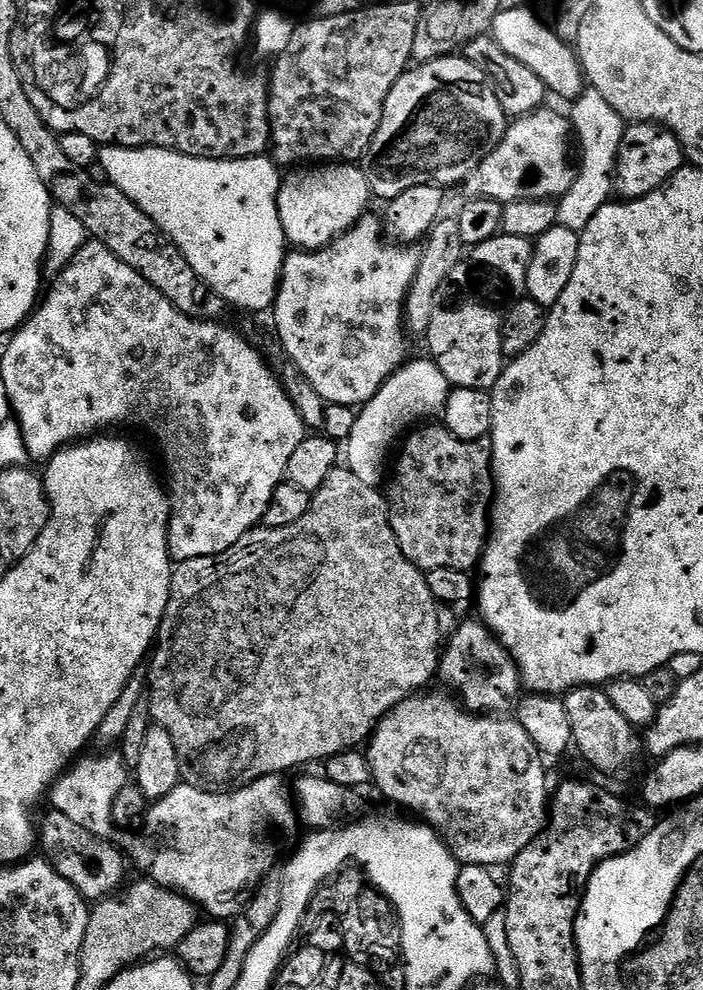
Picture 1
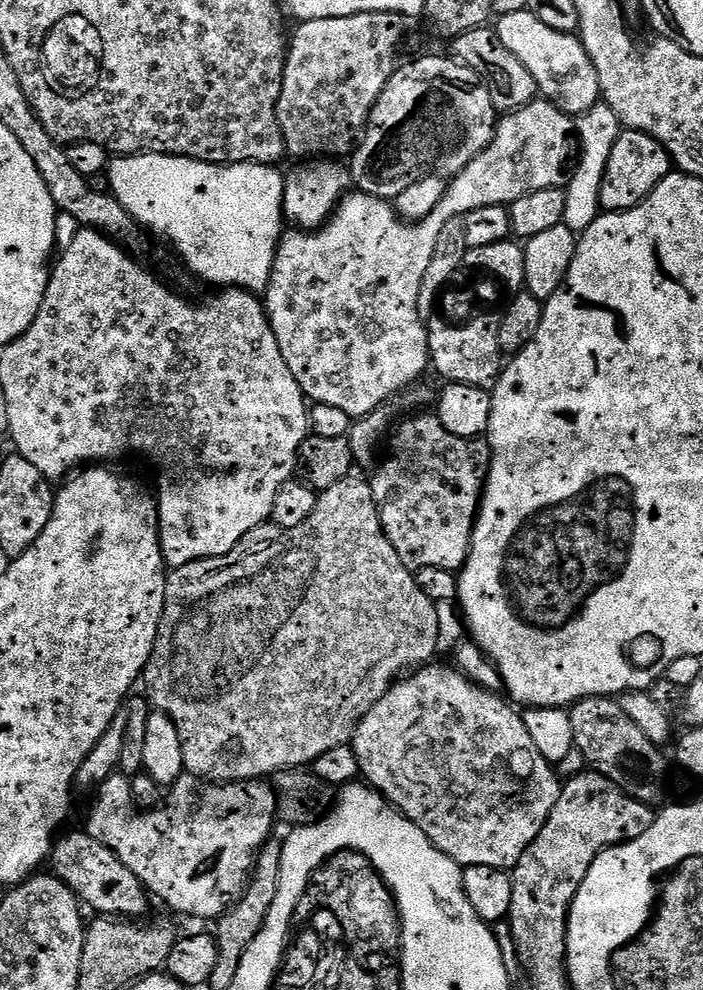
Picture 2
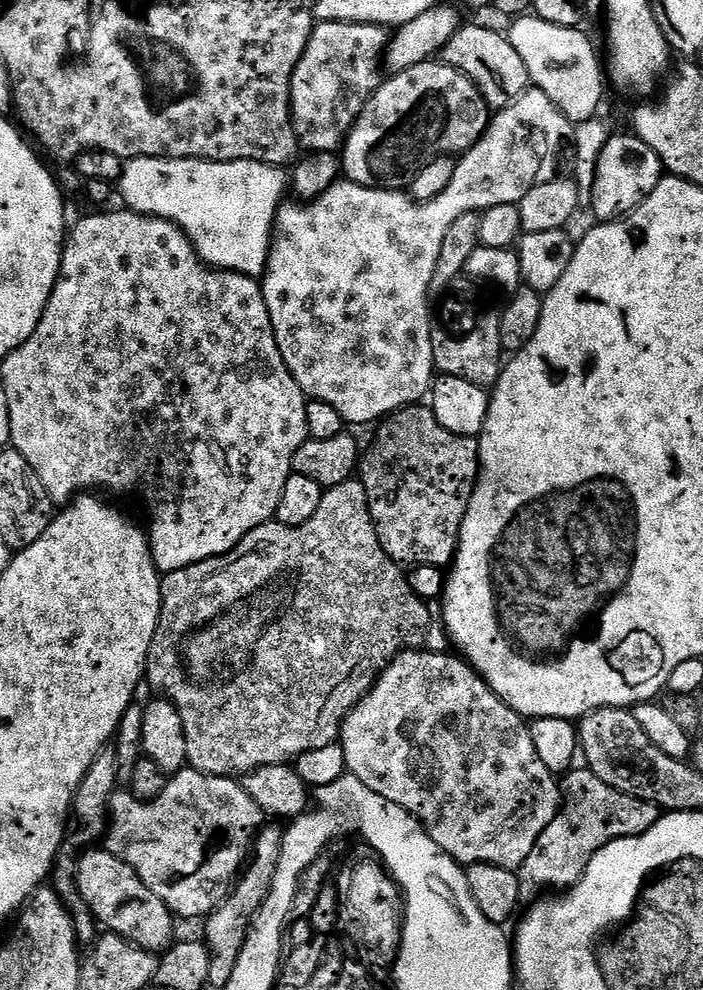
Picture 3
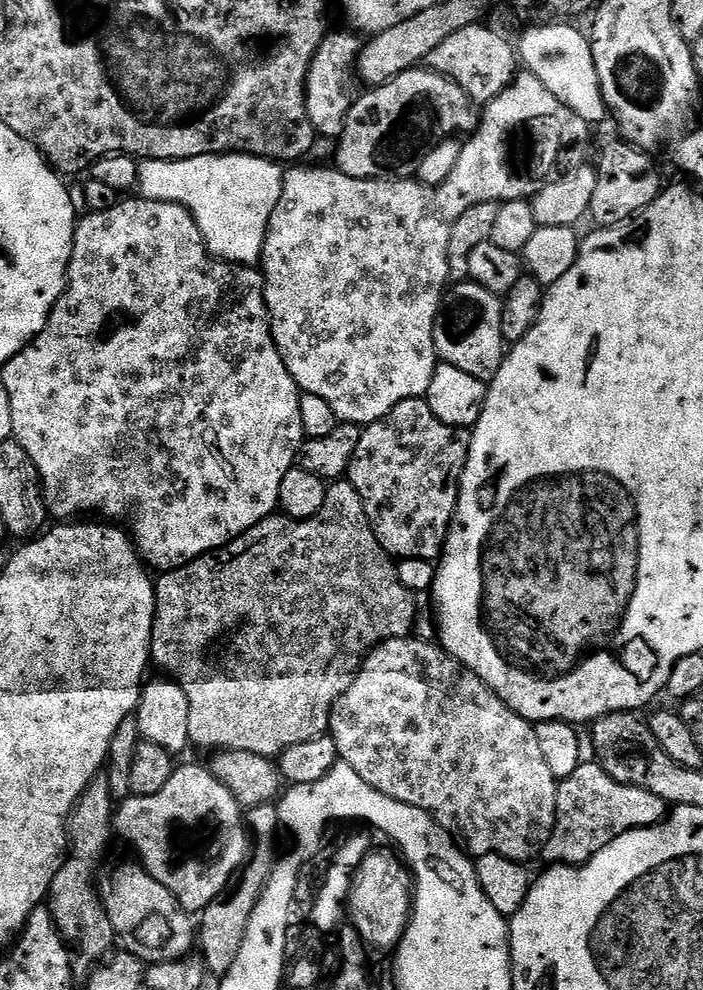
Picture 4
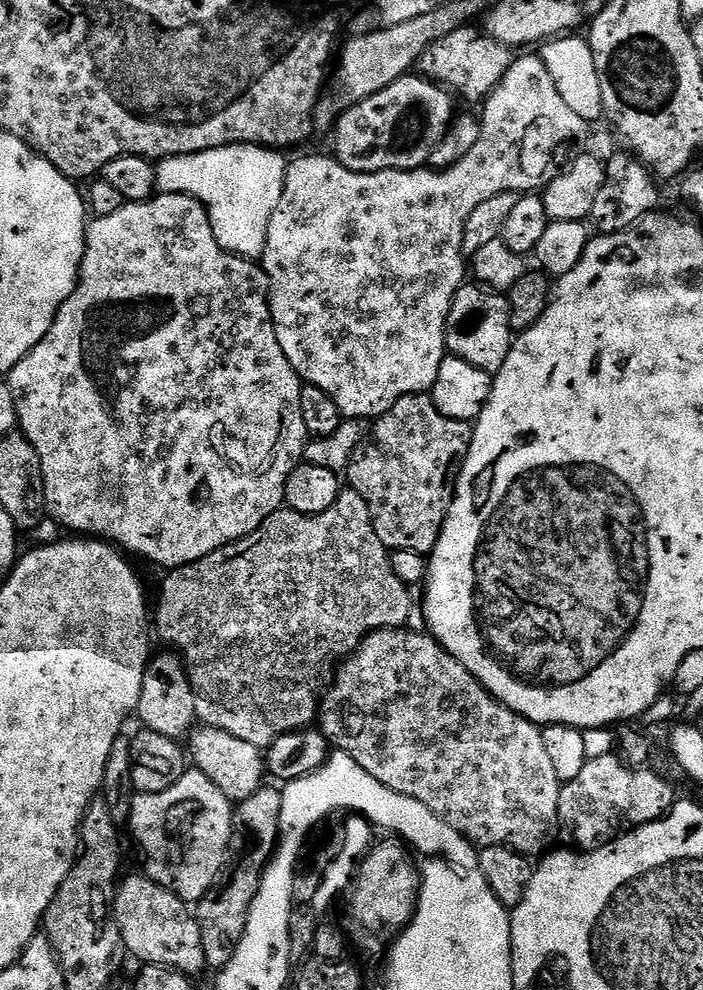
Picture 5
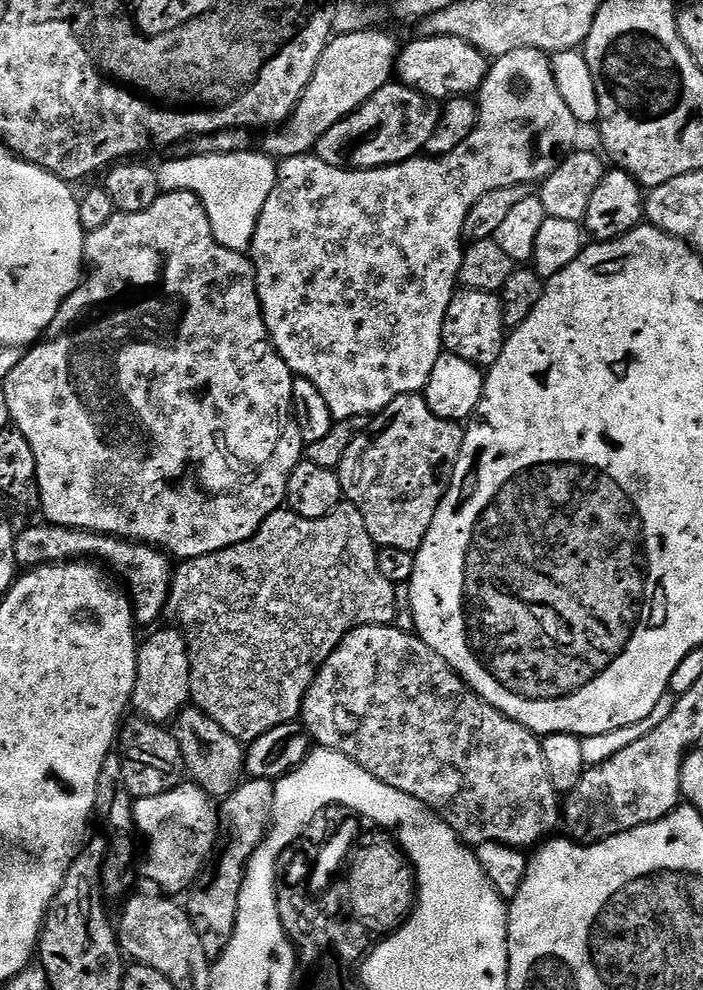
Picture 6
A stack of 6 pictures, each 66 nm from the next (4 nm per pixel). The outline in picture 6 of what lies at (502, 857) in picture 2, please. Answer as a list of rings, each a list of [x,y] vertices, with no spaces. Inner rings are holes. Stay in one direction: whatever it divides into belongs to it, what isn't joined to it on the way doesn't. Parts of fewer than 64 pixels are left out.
[[[371,624],[370,626],[362,626],[356,628],[350,634],[346,634],[346,638],[336,647],[334,654],[330,654],[330,658],[326,658],[326,662],[318,670],[318,674],[314,678],[314,682],[310,686],[310,690],[304,696],[304,711],[302,713],[302,727],[313,741],[321,748],[329,748],[335,752],[341,752],[349,756],[354,762],[358,762],[358,766],[362,766],[362,770],[366,770],[370,774],[374,774],[376,780],[381,780],[386,786],[394,786],[394,790],[402,790],[402,794],[410,794],[414,798],[418,798],[418,802],[422,802],[426,807],[432,809],[437,816],[440,817],[444,823],[450,825],[451,828],[456,831],[457,836],[469,846],[475,846],[478,844],[485,844],[486,842],[498,842],[499,844],[505,844],[511,848],[518,848],[521,850],[531,849],[533,846],[539,845],[541,841],[545,839],[556,828],[556,820],[561,819],[562,816],[562,804],[558,799],[558,793],[554,785],[550,782],[550,774],[546,770],[546,758],[542,754],[542,740],[537,736],[535,732],[532,732],[526,726],[522,726],[518,722],[514,722],[510,718],[506,718],[498,710],[494,710],[494,706],[490,706],[484,699],[477,694],[474,689],[466,681],[447,664],[434,650],[430,650],[430,646],[426,646],[426,642],[422,642],[419,636],[398,630],[395,626],[389,626],[387,624]]]

